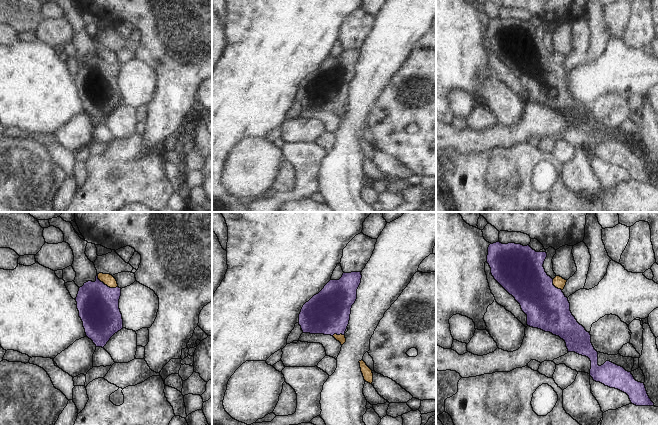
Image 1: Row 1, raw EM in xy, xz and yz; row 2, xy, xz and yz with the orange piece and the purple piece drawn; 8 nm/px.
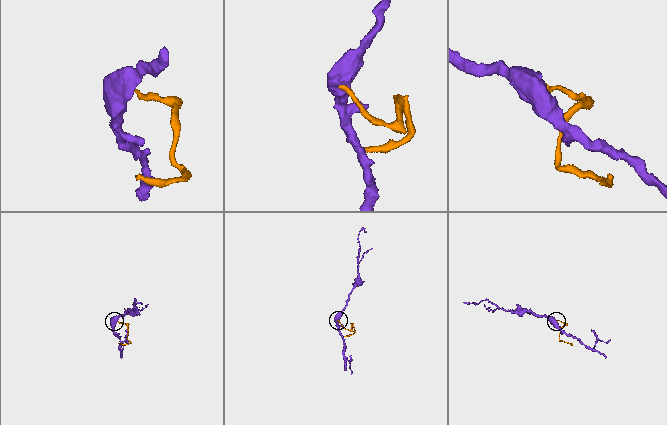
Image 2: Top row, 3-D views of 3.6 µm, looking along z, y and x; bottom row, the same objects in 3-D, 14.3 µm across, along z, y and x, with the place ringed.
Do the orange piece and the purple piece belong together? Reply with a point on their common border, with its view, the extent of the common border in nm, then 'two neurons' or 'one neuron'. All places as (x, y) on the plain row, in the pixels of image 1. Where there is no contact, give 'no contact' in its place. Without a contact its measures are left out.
contact xy (106, 60); length 200 nm; two neurons

